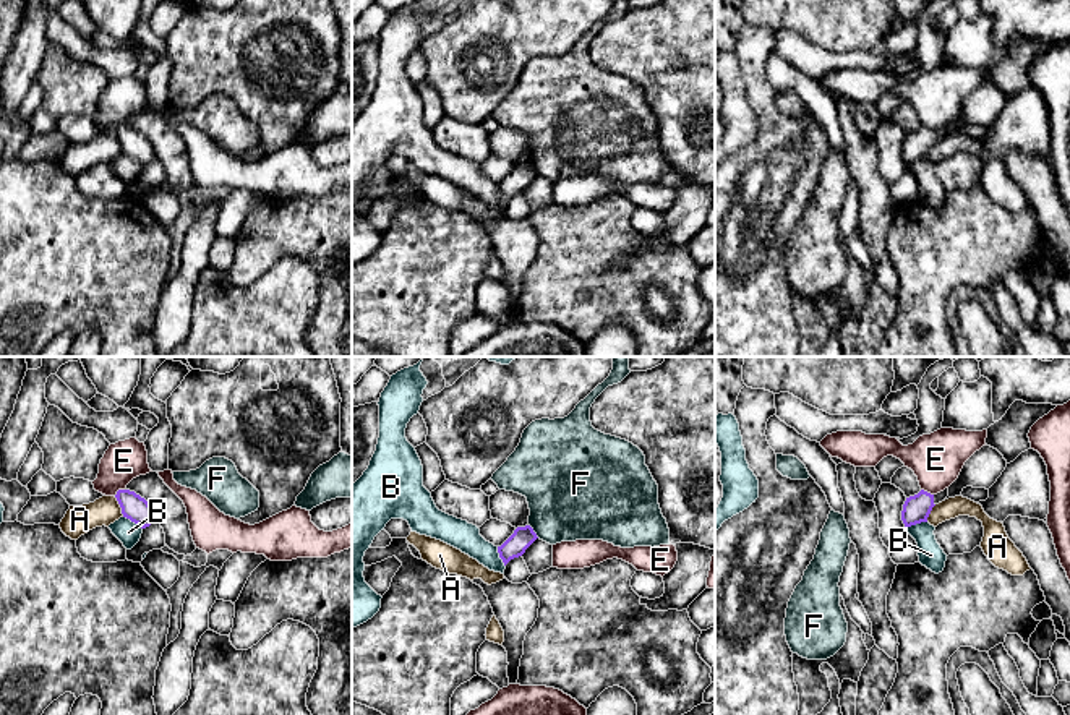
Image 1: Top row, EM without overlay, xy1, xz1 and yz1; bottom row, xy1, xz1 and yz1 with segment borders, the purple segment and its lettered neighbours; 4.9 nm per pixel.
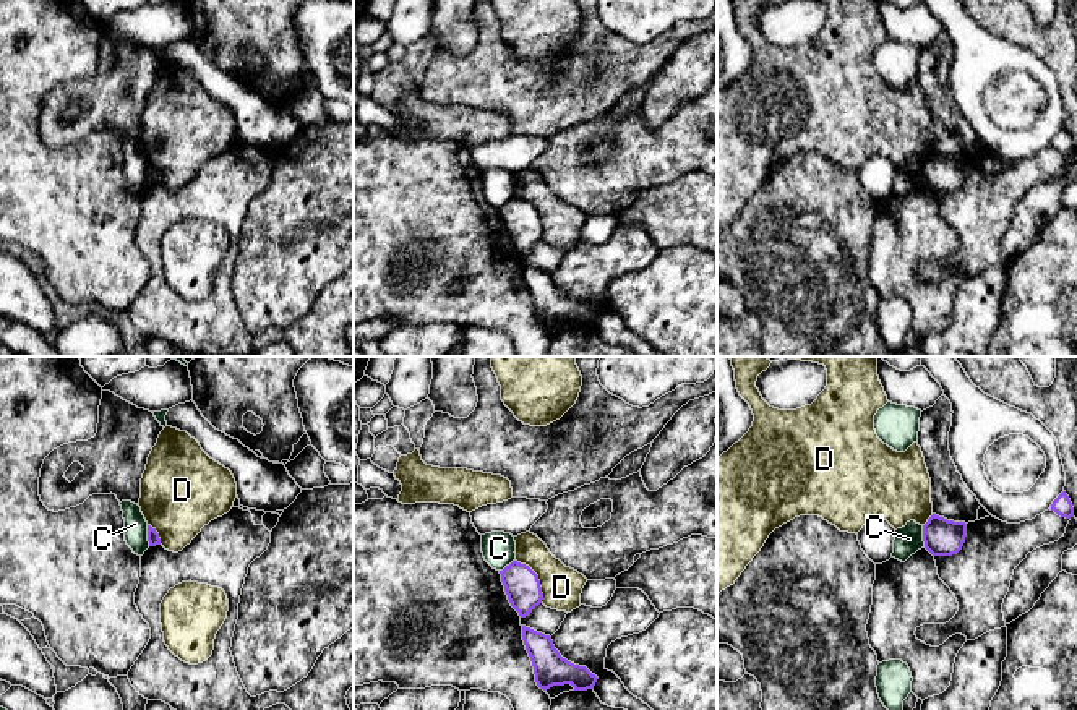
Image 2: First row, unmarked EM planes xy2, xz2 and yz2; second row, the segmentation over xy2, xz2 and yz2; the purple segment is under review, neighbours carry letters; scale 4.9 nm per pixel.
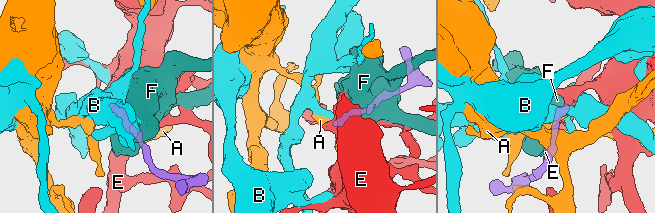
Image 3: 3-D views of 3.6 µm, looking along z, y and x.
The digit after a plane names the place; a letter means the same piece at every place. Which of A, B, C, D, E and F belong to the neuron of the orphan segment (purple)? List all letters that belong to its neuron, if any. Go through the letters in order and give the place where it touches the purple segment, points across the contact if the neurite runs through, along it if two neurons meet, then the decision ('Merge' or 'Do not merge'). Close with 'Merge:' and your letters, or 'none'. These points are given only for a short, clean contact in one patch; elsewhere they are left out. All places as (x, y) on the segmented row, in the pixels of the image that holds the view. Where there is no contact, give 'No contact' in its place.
A: Touches purple at xy1 (120, 506). Boundary: xy1 (114, 496), (124, 516). Do not merge
B: Touches purple at yz1 (916, 522). Boundary: yz1 (926, 521), (911, 524), (907, 529). Do not merge
C: Touches purple at yz2 (923, 537). Boundary: yz2 (922, 526), (925, 547). Do not merge
D: Touches purple at xz2 (537, 579). Boundary: xz2 (516, 560), (537, 576), (542, 602). Do not merge
E: Touches purple at yz1 (926, 492). Boundary: yz1 (921, 488), (933, 495). Do not merge
F: Touches purple at xz1 (532, 530). Do not merge
Merge: none

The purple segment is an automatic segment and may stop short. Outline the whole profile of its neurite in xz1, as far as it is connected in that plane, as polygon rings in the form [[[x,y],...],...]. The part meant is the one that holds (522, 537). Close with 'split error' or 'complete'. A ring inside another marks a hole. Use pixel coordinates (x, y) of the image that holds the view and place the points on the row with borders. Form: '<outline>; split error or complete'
[[[530,525],[517,527],[514,533],[501,546],[498,546],[498,553],[504,566],[511,559],[522,556],[537,538],[538,537]]]; complete

